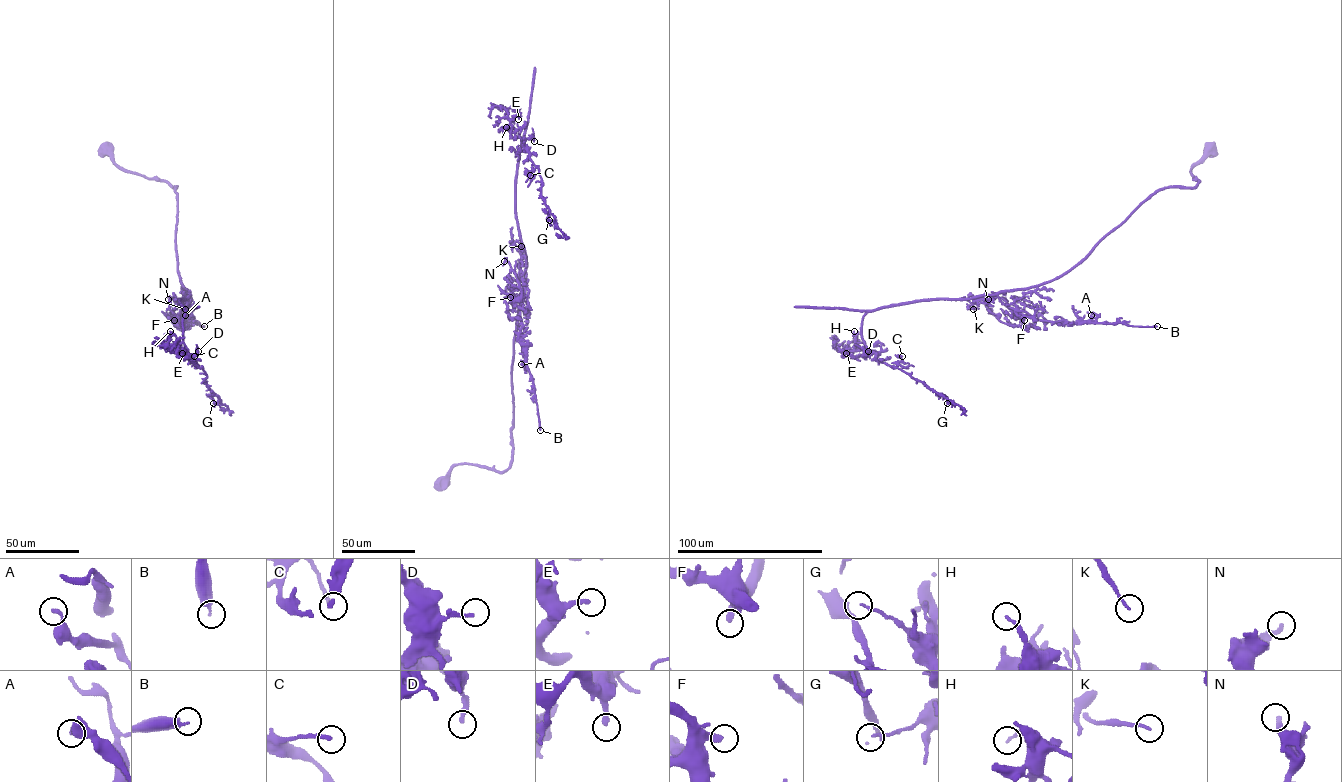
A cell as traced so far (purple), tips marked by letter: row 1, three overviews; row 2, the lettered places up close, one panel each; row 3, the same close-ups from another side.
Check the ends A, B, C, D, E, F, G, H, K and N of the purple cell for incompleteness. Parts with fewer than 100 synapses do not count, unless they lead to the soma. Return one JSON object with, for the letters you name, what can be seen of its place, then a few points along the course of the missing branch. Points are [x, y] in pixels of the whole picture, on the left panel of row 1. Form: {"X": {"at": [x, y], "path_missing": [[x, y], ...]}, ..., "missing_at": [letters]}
{"B": {"at": [204, 326]}, "missing_at": ["B"]}

